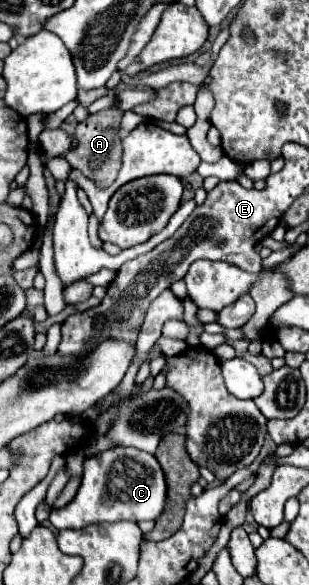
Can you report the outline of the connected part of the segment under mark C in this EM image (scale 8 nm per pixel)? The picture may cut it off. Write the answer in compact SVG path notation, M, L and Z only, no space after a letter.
M114 447L84 461L84 475L76 497L62 509L50 511L56 529L82 529L104 521L148 521L158 519L168 497L168 485L158 459L134 447Z

